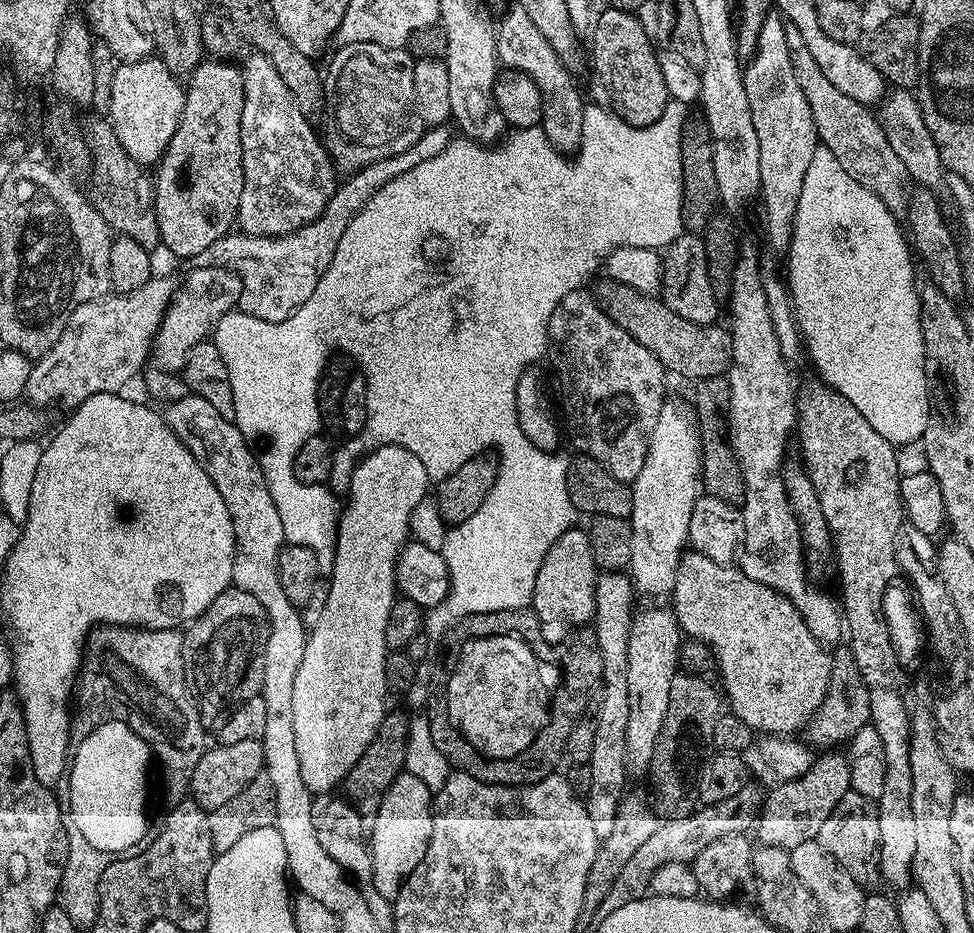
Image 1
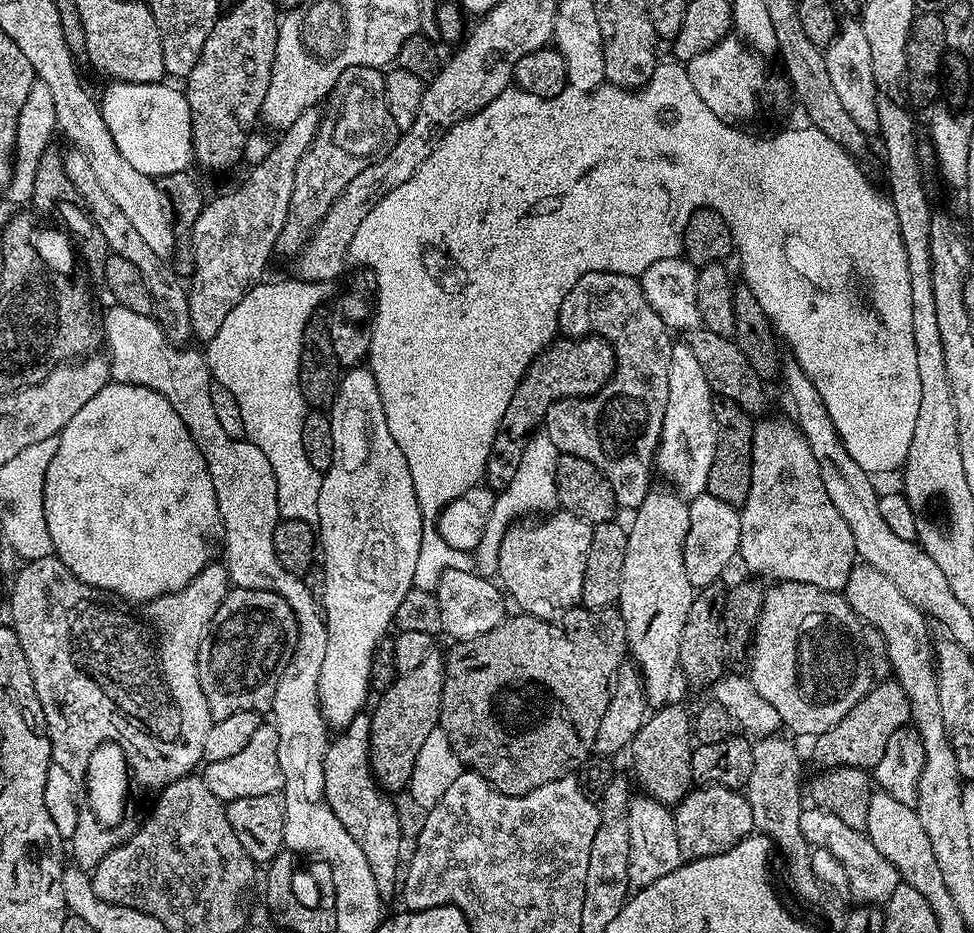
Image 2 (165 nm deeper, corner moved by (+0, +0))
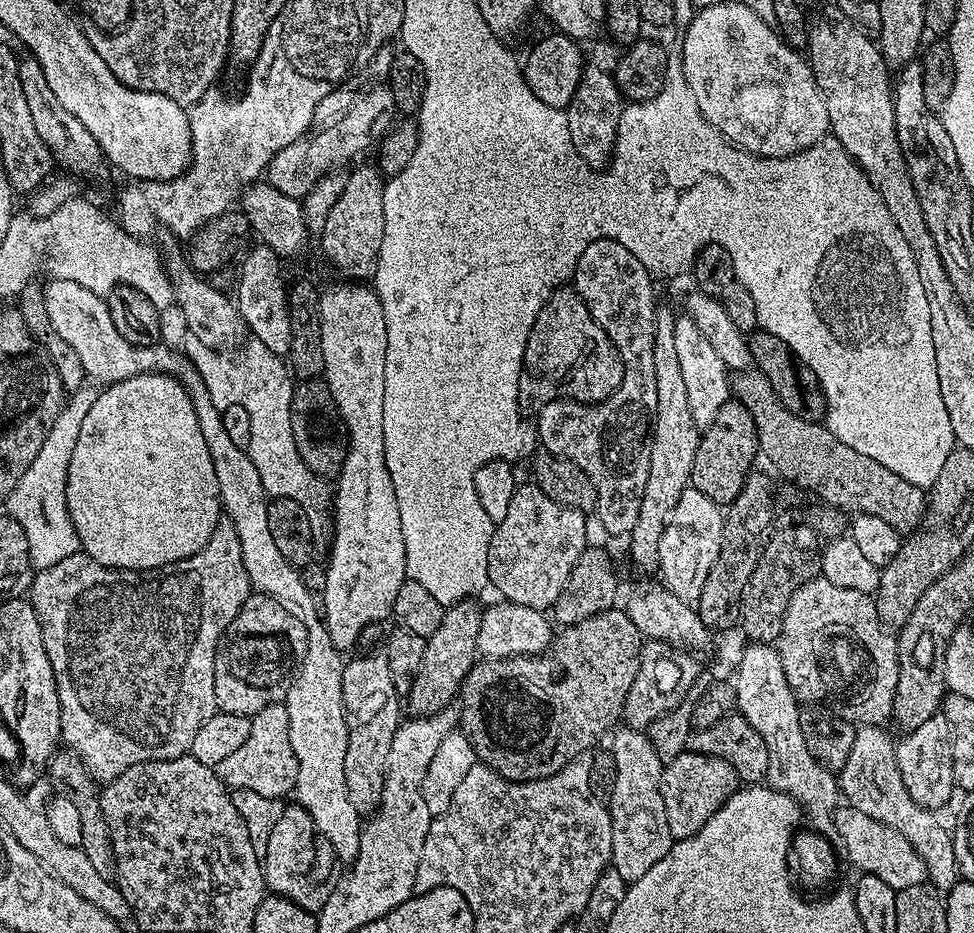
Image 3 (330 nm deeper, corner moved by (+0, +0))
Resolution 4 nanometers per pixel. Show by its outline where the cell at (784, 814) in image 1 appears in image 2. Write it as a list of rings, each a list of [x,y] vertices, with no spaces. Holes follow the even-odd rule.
[[[888,678],[877,683],[859,700],[838,722],[838,726],[830,726],[823,734],[815,737],[812,756],[821,764],[820,768],[829,770],[838,767],[856,767],[865,770],[875,770],[878,762],[882,762],[882,754],[886,750],[886,742],[912,719],[912,707],[895,679]]]

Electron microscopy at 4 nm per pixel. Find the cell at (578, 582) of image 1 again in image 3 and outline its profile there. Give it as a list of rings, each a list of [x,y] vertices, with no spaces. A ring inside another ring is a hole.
[[[527,483],[517,487],[506,518],[492,529],[488,583],[501,592],[505,601],[548,610],[556,603],[558,594],[562,594],[574,562],[589,547],[588,524],[584,521],[585,513],[546,498],[536,483]]]

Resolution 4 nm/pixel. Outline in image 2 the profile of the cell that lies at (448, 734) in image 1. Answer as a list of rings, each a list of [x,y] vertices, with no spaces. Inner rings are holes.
[[[577,606],[551,620],[543,620],[527,614],[515,615],[509,615],[494,630],[490,630],[478,638],[453,643],[451,645],[453,648],[446,652],[439,723],[446,738],[450,738],[450,746],[454,750],[454,754],[458,754],[461,765],[469,772],[478,773],[489,786],[497,788],[499,792],[507,796],[521,796],[538,786],[546,786],[550,782],[561,780],[564,776],[572,776],[580,765],[593,755],[598,738],[598,726],[602,726],[602,717],[606,715],[608,699],[612,696],[612,678],[615,676],[618,666],[625,663],[626,657],[629,655],[624,619],[620,617],[620,613],[615,607],[585,608]],[[500,688],[508,688],[508,696],[506,693],[500,692]]]

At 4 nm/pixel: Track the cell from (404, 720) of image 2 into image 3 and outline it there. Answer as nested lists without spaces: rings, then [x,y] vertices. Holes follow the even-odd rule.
[[[475,599],[459,600],[449,604],[442,614],[438,630],[426,638],[422,664],[413,685],[406,695],[406,708],[413,717],[433,716],[435,712],[449,707],[459,697],[460,687],[478,662],[478,634],[482,626],[482,608]]]

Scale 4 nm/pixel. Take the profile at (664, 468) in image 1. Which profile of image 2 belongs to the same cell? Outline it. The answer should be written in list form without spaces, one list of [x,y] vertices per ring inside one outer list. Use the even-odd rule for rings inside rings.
[[[687,342],[673,343],[668,377],[670,378],[670,394],[666,398],[666,418],[662,418],[662,434],[660,445],[656,448],[654,468],[659,475],[661,472],[669,480],[667,483],[681,497],[702,496],[705,495],[708,486],[710,466],[714,466],[716,453],[716,419],[712,413],[714,393],[706,382],[706,374],[702,374],[702,365],[698,362],[698,358],[694,358],[694,350],[690,350]]]

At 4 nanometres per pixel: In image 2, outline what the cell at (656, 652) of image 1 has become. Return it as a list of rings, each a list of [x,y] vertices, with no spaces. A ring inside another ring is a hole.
[[[653,487],[646,494],[642,506],[635,508],[633,516],[636,517],[633,518],[632,525],[627,525],[626,562],[622,562],[622,586],[618,601],[618,611],[626,626],[628,651],[640,670],[640,677],[644,679],[644,696],[653,709],[663,708],[669,703],[672,679],[678,676],[680,663],[678,642],[682,642],[682,626],[686,626],[686,614],[690,614],[694,595],[690,578],[686,578],[684,565],[686,530],[690,530],[688,504],[675,491],[664,488]]]

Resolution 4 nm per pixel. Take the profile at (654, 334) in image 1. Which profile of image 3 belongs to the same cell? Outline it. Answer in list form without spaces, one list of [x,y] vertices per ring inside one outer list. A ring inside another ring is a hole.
[[[754,366],[744,368],[741,372],[733,371],[730,376],[730,392],[735,400],[742,402],[746,410],[750,410],[750,418],[754,418],[754,426],[758,430],[759,455],[764,456],[792,483],[817,496],[821,505],[838,508],[842,512],[855,514],[878,514],[885,522],[890,522],[902,534],[915,533],[924,520],[926,507],[925,489],[898,478],[894,470],[886,470],[882,462],[874,462],[874,458],[866,458],[866,454],[858,454],[858,450],[846,446],[846,442],[838,439],[823,423],[806,418],[798,418],[798,414],[790,414],[786,406],[774,394],[774,386],[766,382],[766,374],[762,374]]]

